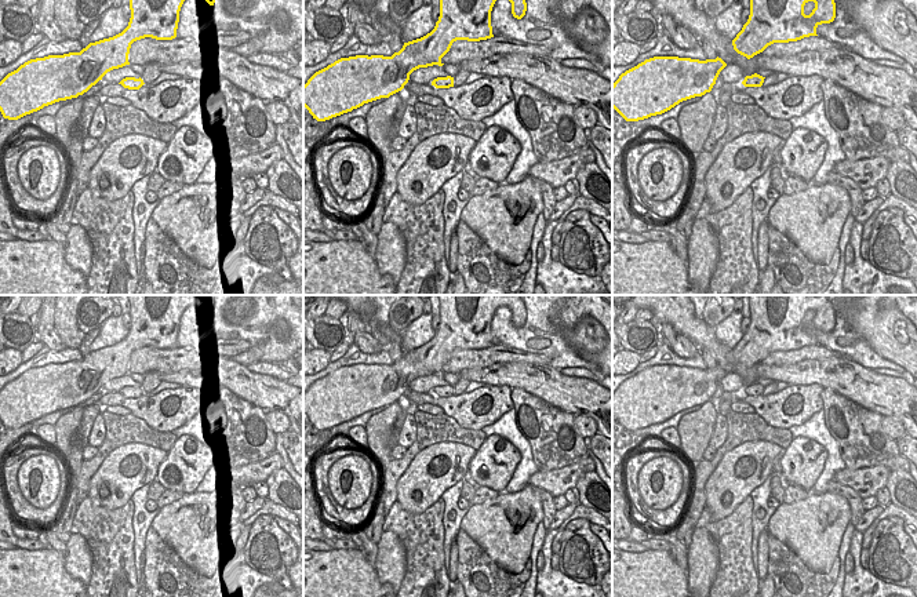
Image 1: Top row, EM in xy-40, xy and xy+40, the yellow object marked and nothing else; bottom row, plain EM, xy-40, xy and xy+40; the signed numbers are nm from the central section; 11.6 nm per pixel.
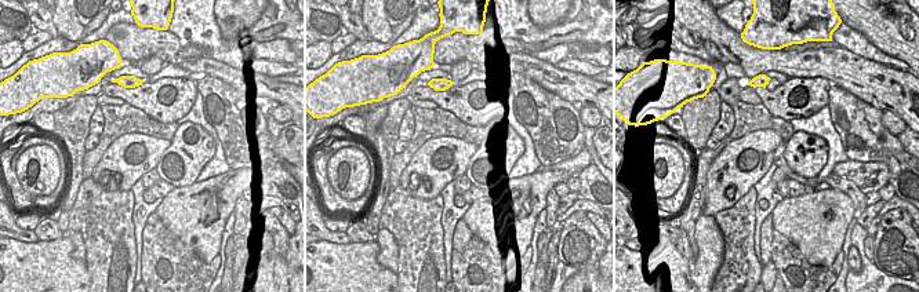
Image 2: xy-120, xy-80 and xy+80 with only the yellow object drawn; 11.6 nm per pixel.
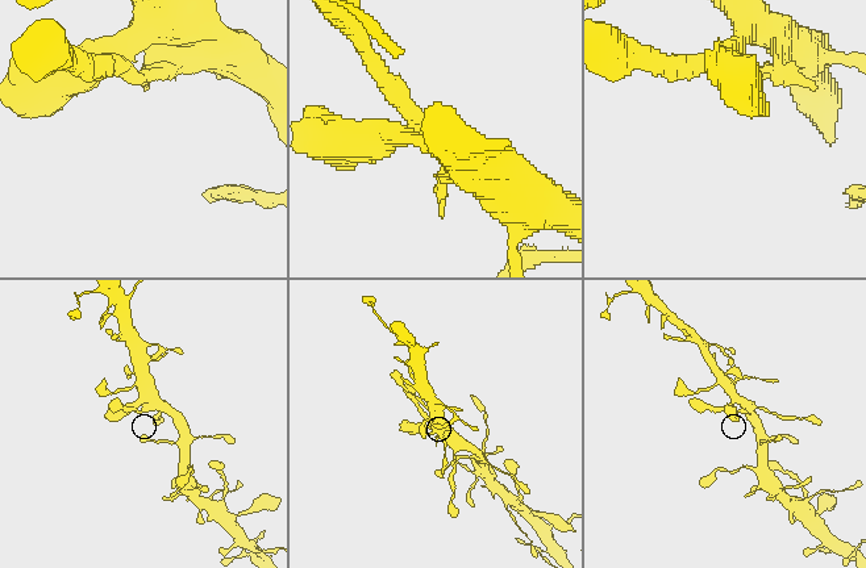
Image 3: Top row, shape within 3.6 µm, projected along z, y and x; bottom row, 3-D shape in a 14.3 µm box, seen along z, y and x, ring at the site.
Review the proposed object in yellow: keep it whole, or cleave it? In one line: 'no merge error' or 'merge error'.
no merge error

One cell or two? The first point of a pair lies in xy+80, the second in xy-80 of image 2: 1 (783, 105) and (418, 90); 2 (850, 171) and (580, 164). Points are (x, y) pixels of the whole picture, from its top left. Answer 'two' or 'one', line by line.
1: one
2: one

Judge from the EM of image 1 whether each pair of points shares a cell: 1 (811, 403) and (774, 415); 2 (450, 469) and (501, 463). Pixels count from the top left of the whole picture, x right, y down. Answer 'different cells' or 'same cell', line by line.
1: same cell
2: different cells

